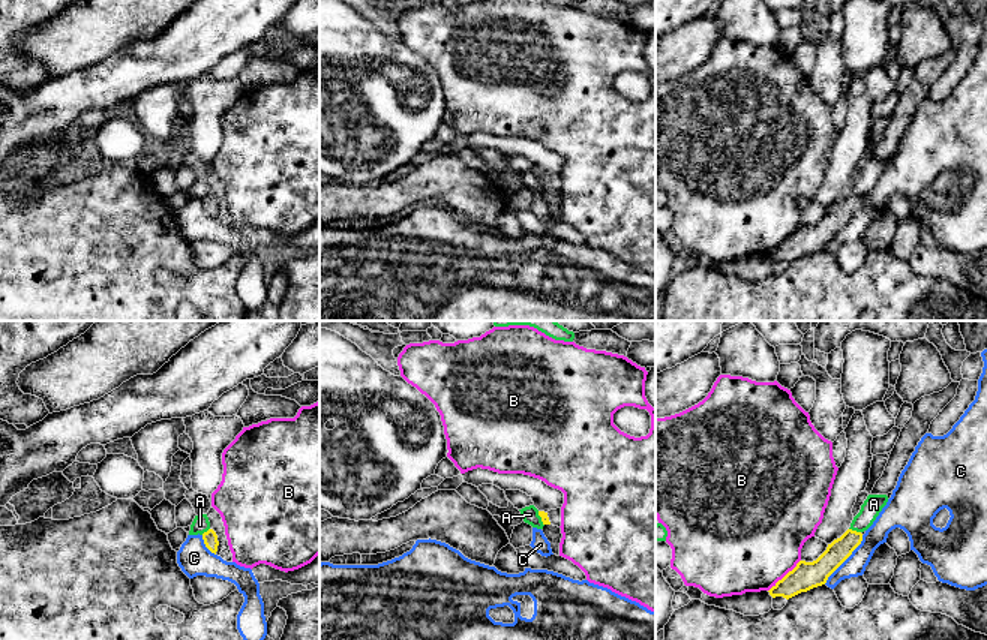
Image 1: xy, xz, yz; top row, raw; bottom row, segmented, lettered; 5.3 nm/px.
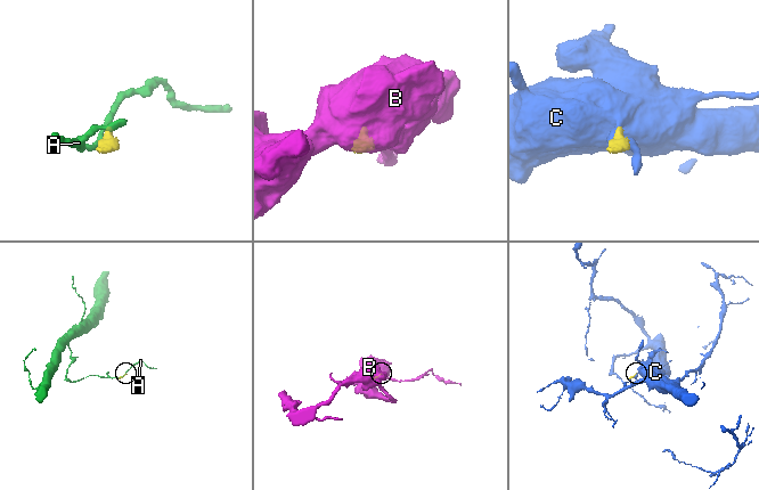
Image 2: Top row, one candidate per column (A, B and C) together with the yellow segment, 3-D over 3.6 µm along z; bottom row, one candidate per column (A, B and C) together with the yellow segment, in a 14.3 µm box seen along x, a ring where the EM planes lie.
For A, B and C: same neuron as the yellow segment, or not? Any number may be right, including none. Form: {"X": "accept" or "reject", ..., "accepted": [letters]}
{"A": "reject", "B": "reject", "C": "reject", "accepted": []}

